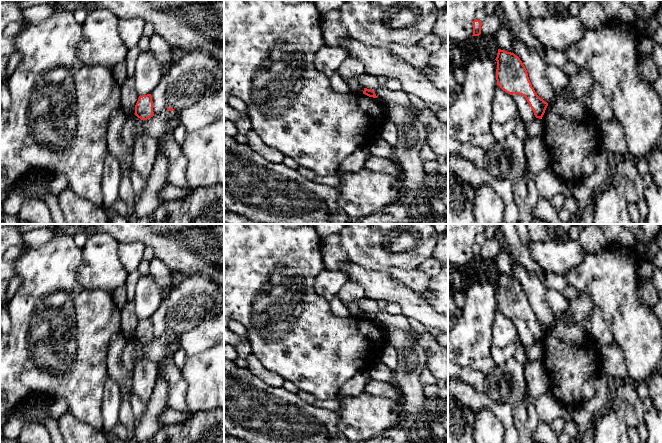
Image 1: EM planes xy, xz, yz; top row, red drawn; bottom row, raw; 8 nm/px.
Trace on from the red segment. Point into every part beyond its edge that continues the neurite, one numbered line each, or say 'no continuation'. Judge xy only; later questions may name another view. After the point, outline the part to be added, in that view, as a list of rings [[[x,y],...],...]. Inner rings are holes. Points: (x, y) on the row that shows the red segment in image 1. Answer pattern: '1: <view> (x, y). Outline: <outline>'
no continuation

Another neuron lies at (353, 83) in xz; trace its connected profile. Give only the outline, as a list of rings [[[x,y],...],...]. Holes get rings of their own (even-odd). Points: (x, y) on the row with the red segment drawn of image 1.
[[[358,77],[344,78],[350,91],[355,94],[363,94],[364,87],[360,84]]]

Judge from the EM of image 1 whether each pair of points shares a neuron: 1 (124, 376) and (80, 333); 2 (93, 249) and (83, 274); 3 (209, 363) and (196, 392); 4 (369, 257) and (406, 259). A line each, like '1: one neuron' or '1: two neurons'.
1: two neurons
2: one neuron
3: one neuron
4: one neuron

